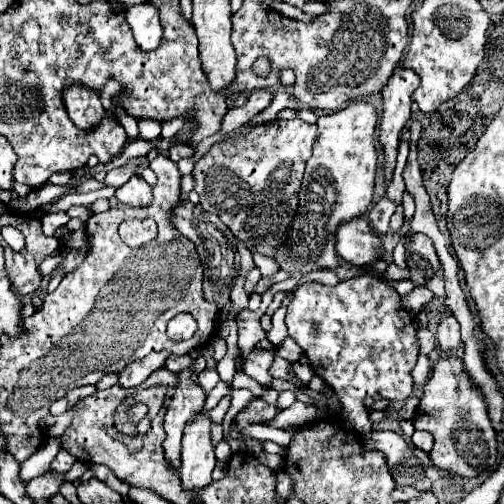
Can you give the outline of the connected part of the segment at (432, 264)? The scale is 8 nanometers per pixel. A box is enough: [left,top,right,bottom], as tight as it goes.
[406,233,440,287]

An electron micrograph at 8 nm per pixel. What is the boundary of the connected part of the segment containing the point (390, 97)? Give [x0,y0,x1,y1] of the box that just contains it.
[380,65,420,181]

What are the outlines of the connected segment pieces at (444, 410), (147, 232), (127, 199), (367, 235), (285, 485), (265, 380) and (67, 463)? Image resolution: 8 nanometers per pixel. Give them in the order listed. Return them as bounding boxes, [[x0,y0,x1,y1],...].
[[414,355,496,477],[119,219,158,247],[116,175,152,207],[336,217,382,267],[276,471,292,499],[244,347,274,385],[50,449,74,473]]

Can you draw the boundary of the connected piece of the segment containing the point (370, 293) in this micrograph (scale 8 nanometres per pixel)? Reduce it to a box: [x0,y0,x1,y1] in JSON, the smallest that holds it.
[286,273,418,435]

